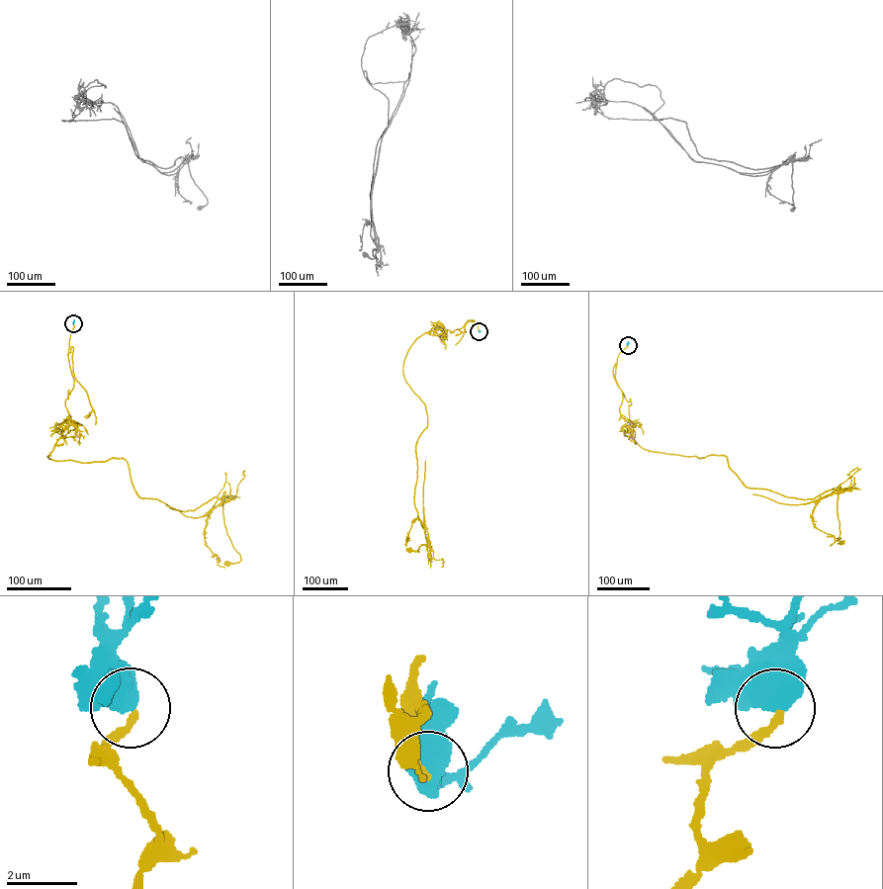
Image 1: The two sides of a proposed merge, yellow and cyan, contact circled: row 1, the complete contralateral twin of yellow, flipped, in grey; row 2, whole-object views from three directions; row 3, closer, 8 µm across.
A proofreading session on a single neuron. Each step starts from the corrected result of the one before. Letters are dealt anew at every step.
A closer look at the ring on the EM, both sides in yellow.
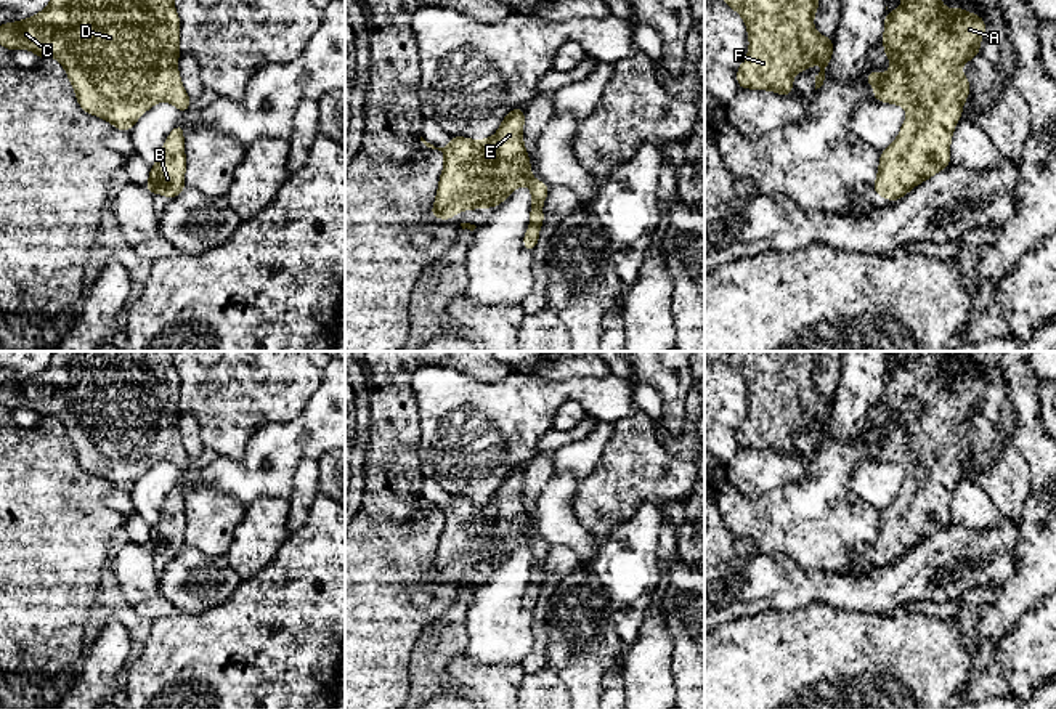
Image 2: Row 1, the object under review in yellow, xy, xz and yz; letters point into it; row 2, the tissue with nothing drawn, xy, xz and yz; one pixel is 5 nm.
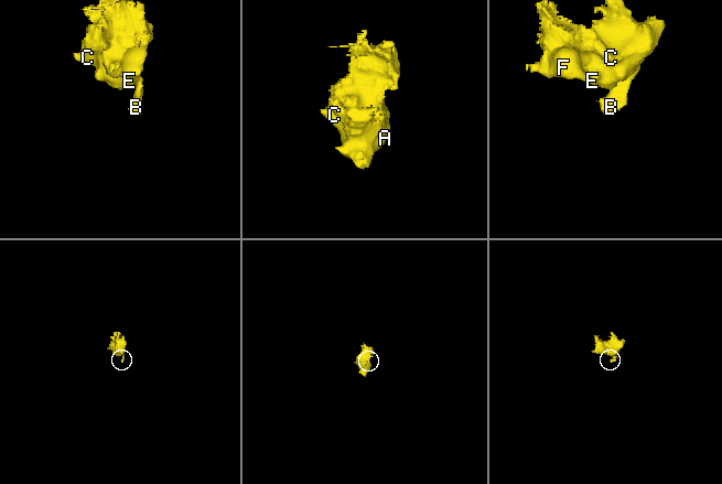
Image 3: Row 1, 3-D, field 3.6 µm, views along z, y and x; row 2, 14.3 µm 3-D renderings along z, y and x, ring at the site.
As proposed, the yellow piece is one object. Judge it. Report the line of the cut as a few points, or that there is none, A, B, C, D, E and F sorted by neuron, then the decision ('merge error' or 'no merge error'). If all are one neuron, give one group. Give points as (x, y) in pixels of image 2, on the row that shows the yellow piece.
no cut; A B C D E F; no merge error

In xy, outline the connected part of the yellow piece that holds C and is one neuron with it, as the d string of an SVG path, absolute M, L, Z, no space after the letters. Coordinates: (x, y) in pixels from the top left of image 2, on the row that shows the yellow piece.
M50 0L48 6L32 18L0 26L0 45L8 51L26 48L40 59L56 58L72 83L79 106L116 128L130 132L133 124L154 104L172 103L188 112L191 98L178 74L180 18L173 0Z

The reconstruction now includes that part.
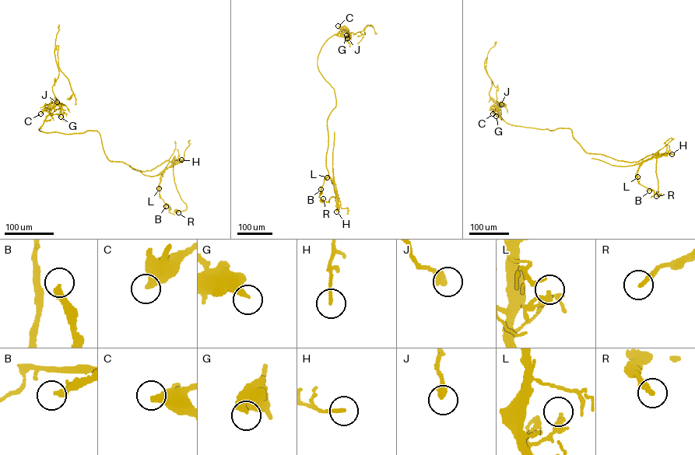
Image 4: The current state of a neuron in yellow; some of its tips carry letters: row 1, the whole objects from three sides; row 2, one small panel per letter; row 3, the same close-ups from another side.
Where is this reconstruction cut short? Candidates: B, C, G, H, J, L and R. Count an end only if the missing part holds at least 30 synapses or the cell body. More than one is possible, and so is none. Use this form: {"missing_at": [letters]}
{"missing_at": []}

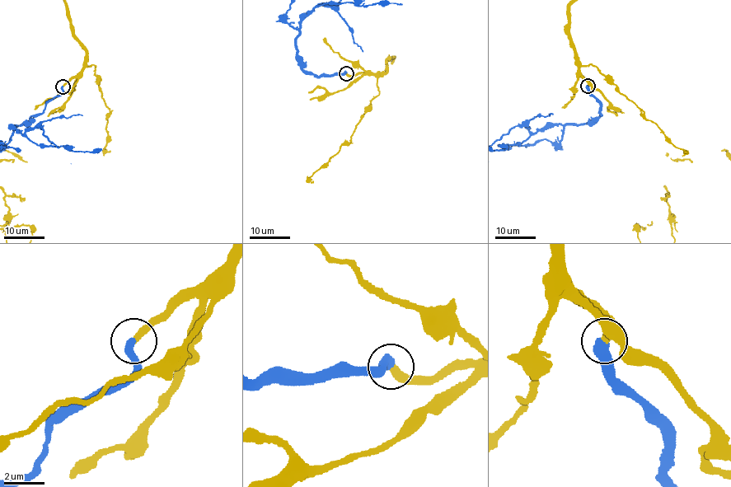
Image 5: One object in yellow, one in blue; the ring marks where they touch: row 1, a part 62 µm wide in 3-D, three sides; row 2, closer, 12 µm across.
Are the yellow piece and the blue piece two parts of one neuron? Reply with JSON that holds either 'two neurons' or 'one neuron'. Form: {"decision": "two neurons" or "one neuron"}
{"decision": "one neuron"}

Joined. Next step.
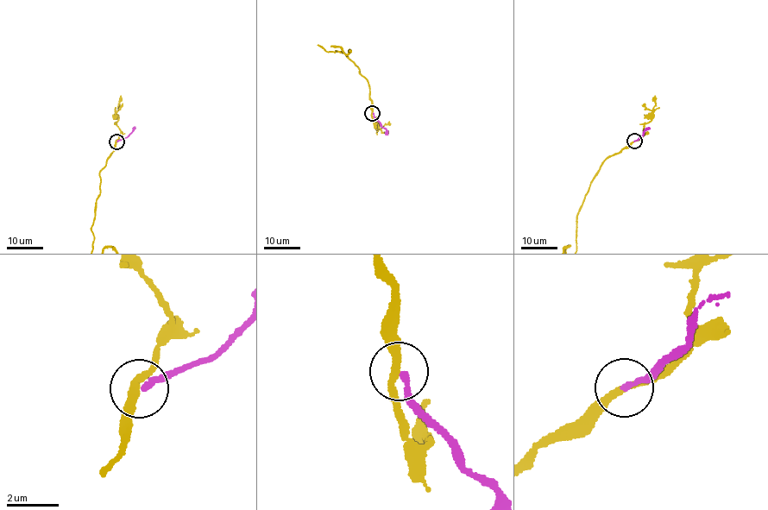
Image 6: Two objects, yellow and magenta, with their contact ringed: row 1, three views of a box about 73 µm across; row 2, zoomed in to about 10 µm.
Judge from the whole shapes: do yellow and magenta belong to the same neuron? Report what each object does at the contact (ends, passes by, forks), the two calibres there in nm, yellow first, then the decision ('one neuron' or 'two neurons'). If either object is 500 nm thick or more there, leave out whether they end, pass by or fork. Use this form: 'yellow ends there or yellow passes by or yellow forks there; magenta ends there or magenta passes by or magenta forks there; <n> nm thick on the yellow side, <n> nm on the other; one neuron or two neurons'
yellow passes by; magenta ends there; 280 nm thick on the yellow side, 220 nm on the other; two neurons

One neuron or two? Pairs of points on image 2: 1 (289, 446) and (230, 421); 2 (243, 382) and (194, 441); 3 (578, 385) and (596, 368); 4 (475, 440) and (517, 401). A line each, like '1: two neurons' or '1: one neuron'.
1: two neurons
2: two neurons
3: two neurons
4: one neuron

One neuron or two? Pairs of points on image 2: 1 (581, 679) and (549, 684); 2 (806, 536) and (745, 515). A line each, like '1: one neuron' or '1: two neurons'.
1: two neurons
2: one neuron

